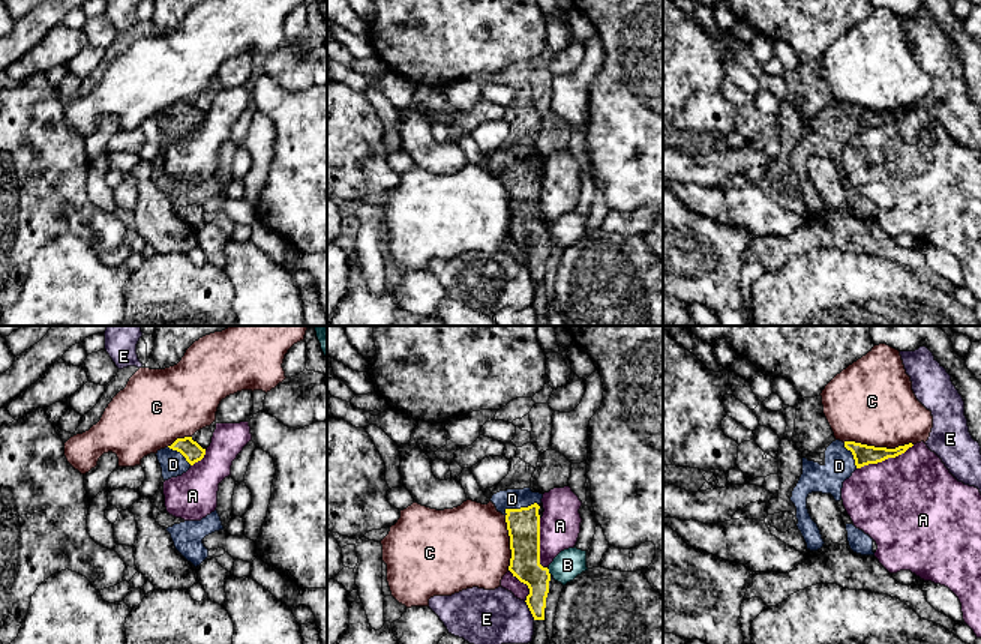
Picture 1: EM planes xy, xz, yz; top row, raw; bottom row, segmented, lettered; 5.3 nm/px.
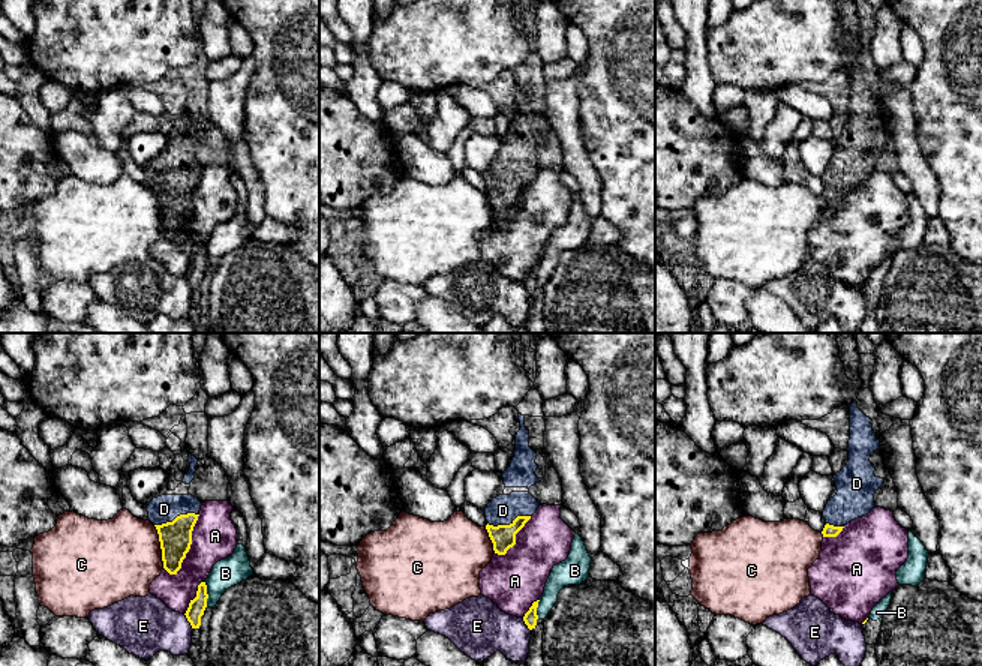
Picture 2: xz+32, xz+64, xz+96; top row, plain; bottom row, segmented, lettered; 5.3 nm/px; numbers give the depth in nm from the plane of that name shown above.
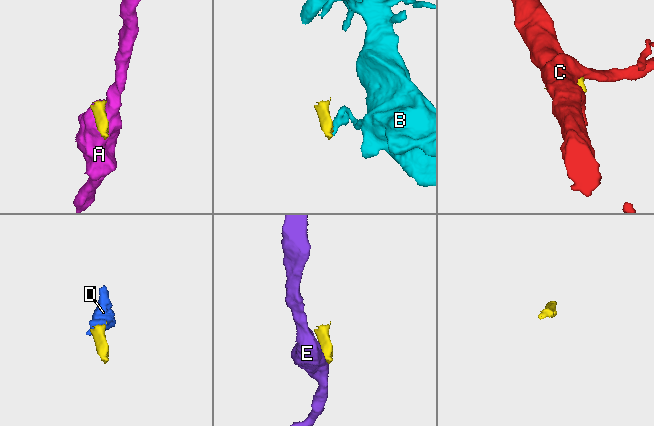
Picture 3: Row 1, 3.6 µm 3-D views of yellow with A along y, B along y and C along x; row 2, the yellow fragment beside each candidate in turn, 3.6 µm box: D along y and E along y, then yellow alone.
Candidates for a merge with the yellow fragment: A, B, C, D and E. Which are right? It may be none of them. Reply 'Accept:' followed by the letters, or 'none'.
Accept: D

